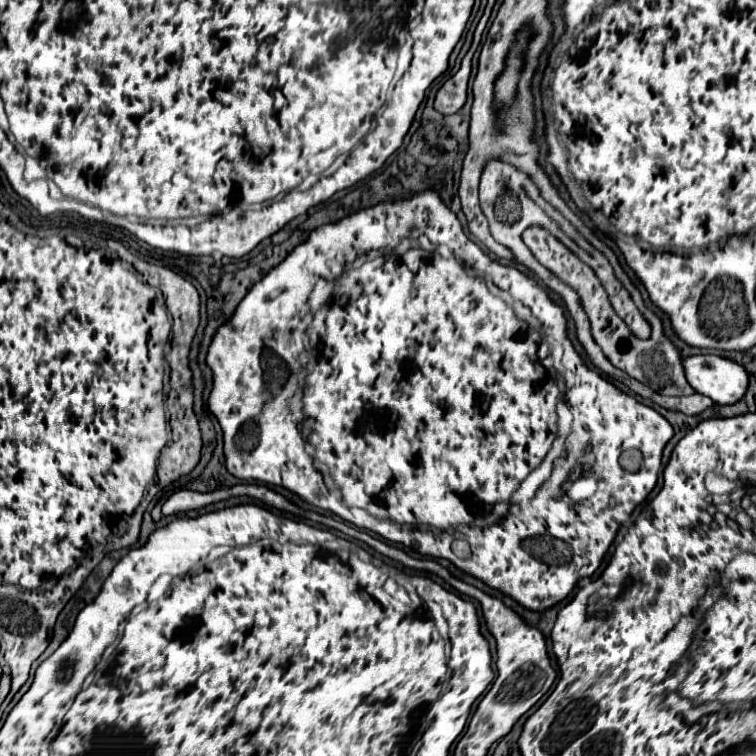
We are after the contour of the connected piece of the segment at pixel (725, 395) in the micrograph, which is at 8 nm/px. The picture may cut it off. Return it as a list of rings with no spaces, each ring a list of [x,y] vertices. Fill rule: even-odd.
[[[688,356],[682,358],[688,384],[716,404],[738,402],[748,388],[746,370],[722,356]]]

